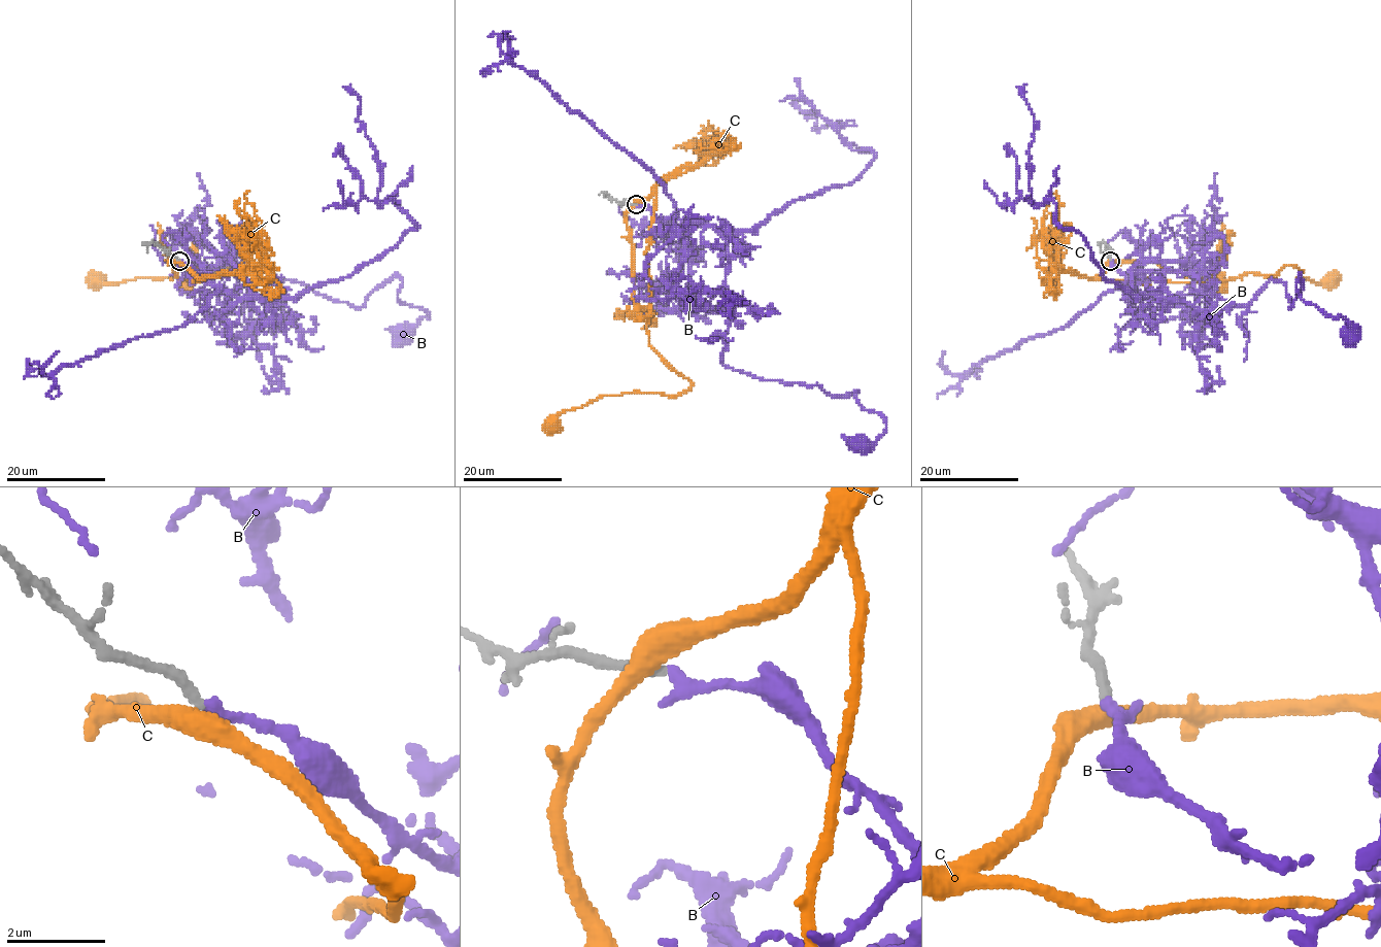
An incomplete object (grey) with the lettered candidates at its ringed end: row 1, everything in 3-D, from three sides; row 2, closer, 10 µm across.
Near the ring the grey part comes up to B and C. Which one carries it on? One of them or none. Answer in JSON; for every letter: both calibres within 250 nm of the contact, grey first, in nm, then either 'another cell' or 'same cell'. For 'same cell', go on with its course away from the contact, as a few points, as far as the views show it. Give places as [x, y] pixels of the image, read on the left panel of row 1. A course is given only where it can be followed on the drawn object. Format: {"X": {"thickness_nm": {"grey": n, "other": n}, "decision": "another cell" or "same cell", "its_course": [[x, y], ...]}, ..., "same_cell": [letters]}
{"B": {"thickness_nm": {"grey": 220, "other": 260}, "decision": "same cell", "its_course": [[179, 261], [270, 310], [268, 279], [361, 307], [397, 275], [429, 314], [402, 332]]}, "C": {"thickness_nm": {"grey": 220, "other": 460}, "decision": "another cell"}, "same_cell": ["B"]}

